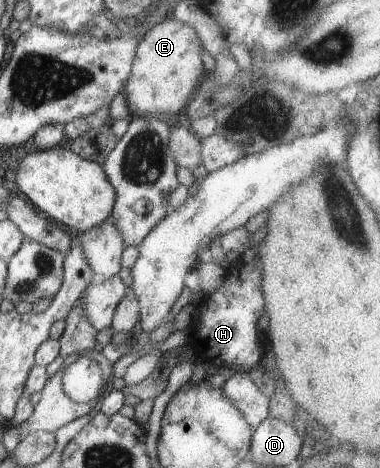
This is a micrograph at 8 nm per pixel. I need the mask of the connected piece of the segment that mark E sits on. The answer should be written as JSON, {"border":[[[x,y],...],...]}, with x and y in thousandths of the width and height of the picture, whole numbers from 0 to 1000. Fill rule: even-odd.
{"border":[[[450,36],[429,38],[376,75],[324,190],[347,237],[345,250],[482,237],[545,156],[534,143],[537,96],[524,77],[503,53]]]}

